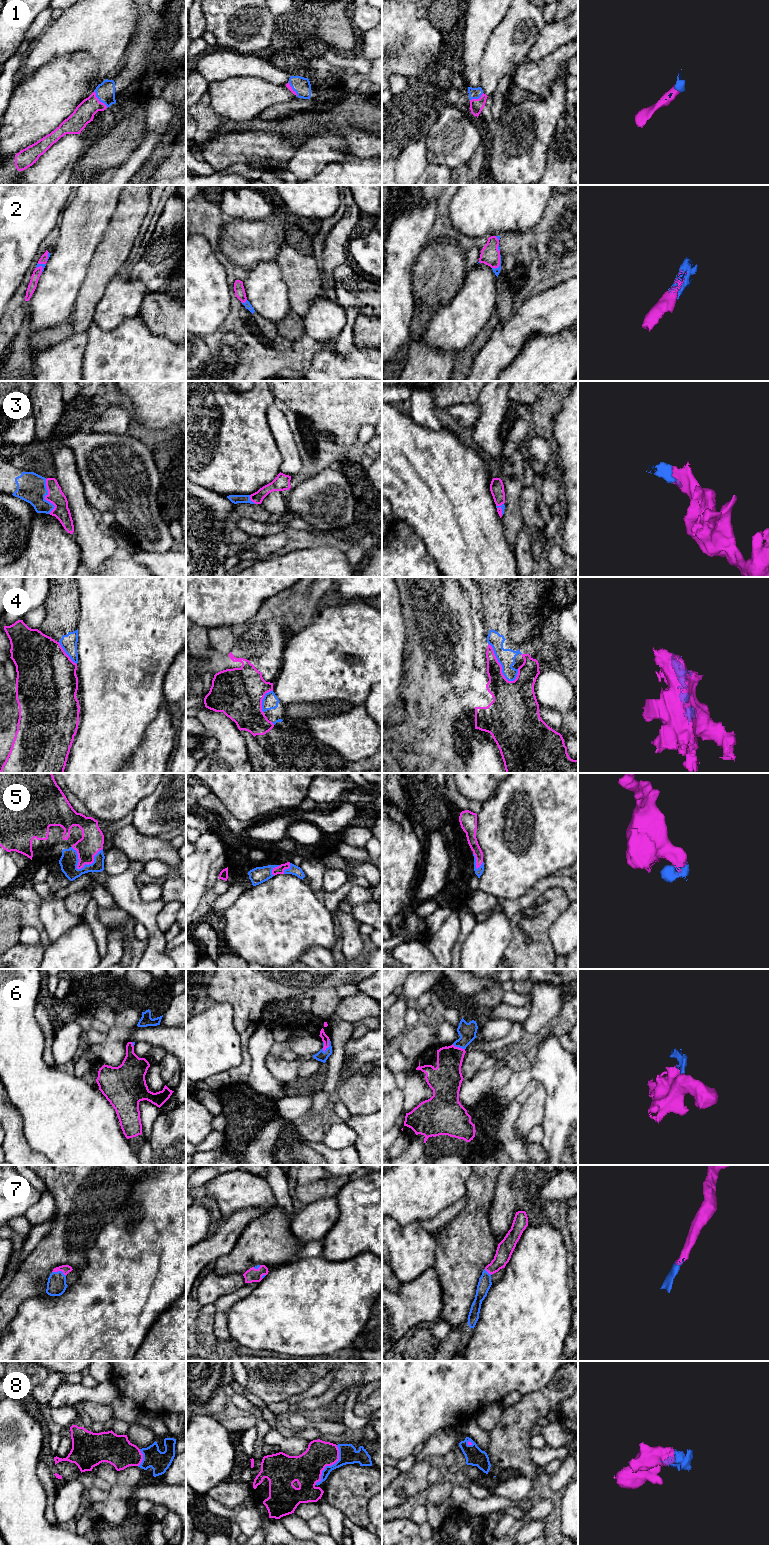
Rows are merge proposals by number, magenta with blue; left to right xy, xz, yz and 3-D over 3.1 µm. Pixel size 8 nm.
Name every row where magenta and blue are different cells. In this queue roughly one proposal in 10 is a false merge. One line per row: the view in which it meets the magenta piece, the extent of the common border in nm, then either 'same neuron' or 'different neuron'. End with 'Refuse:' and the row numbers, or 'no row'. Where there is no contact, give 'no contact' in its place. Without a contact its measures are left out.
1: contact in xy; length 180 nm; same neuron
2: contact in yz; length 130 nm; same neuron
3: contact in xy; length 280 nm; same neuron
4: contact in yz; length 380 nm; different neuron
5: contact in xy; length 280 nm; same neuron
6: contact in xz; length 120 nm; same neuron
7: contact in xy; length 120 nm; same neuron
8: contact in xz; length 360 nm; same neuron
Refuse: 4

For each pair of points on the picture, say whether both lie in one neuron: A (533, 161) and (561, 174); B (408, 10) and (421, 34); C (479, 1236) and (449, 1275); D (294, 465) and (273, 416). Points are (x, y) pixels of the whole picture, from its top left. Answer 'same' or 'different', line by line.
A: different
B: same
C: same
D: same

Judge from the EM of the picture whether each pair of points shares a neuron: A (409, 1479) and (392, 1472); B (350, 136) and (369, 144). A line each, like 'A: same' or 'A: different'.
A: different
B: same

